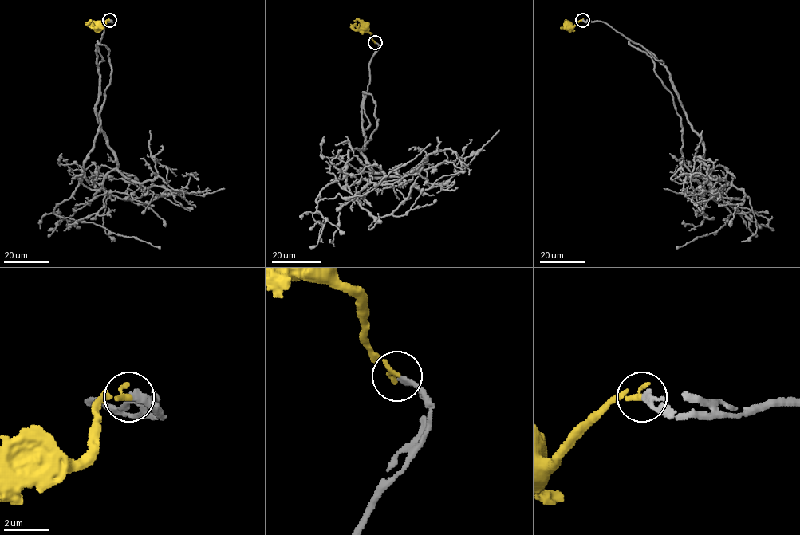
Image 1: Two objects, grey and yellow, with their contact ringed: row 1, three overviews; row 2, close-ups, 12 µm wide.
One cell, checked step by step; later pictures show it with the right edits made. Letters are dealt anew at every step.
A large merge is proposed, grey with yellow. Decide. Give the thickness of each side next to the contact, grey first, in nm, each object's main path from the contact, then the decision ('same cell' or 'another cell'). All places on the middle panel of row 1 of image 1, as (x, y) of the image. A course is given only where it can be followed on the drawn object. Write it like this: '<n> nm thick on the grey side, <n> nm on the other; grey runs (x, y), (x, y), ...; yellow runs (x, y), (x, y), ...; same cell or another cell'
260 nm thick on the grey side, 200 nm on the other; grey runs (376, 42), (363, 95), (377, 126), (316, 201), (366, 194), (430, 143); yellow runs (376, 42), (363, 27); same cell

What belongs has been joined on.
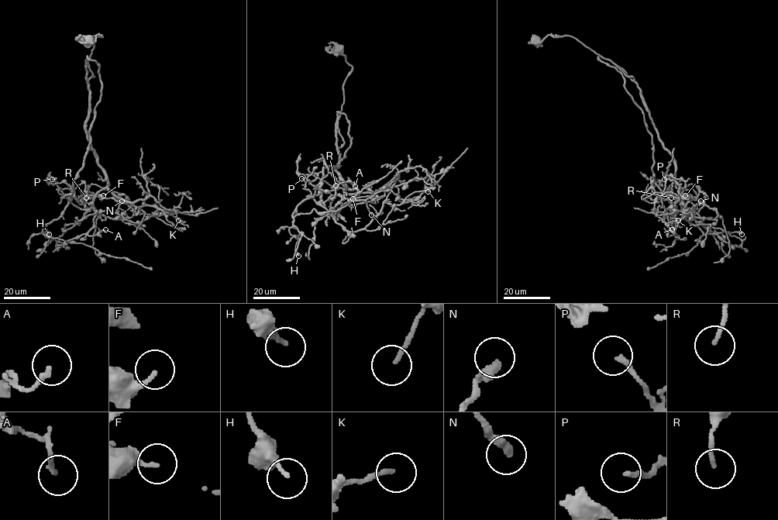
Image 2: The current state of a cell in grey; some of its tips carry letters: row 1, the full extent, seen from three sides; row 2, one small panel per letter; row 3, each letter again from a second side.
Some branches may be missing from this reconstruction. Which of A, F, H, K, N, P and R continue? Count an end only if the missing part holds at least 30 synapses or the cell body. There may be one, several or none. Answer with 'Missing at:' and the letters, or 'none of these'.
Missing at: none of these

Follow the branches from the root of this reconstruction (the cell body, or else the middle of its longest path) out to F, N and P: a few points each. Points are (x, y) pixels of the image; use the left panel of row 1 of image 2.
F: (87, 42), (102, 36), (93, 36), (87, 56), (99, 66), (101, 97), (70, 198), (103, 195)
N: (87, 42), (102, 36), (93, 36), (86, 62), (86, 130), (107, 180), (93, 205), (115, 212), (122, 201)
P: (87, 42), (102, 36), (93, 36), (87, 56), (99, 66), (101, 85), (88, 149), (70, 194), (52, 179)

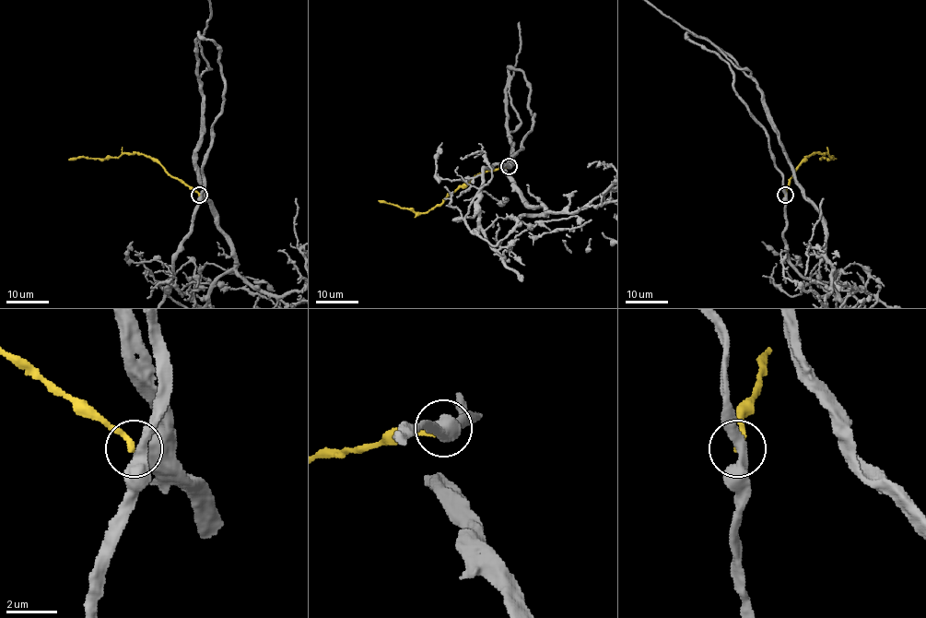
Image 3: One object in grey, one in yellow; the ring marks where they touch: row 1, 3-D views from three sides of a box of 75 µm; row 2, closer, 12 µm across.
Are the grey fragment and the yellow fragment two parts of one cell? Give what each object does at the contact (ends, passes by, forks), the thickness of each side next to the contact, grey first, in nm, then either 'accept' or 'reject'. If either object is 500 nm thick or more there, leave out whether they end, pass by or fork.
grey passes by; yellow ends; calibres 400 and 240 nm; reject

